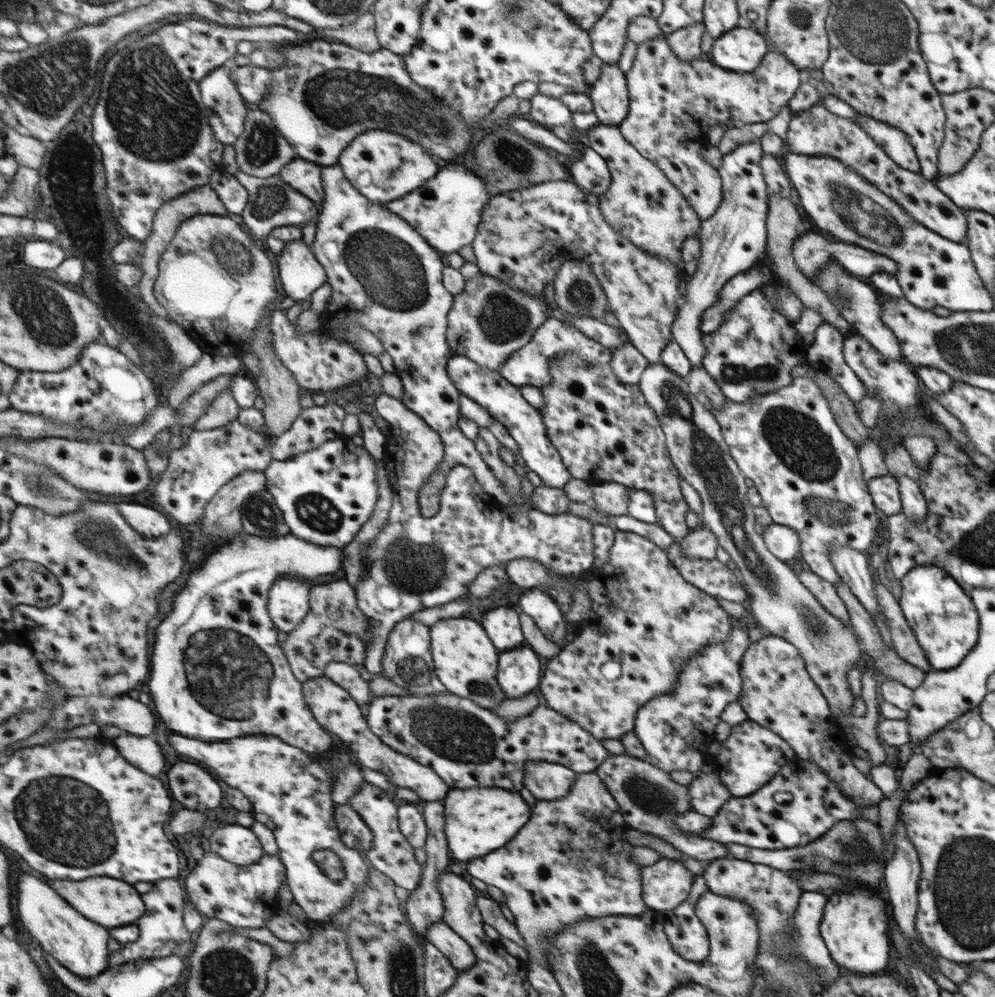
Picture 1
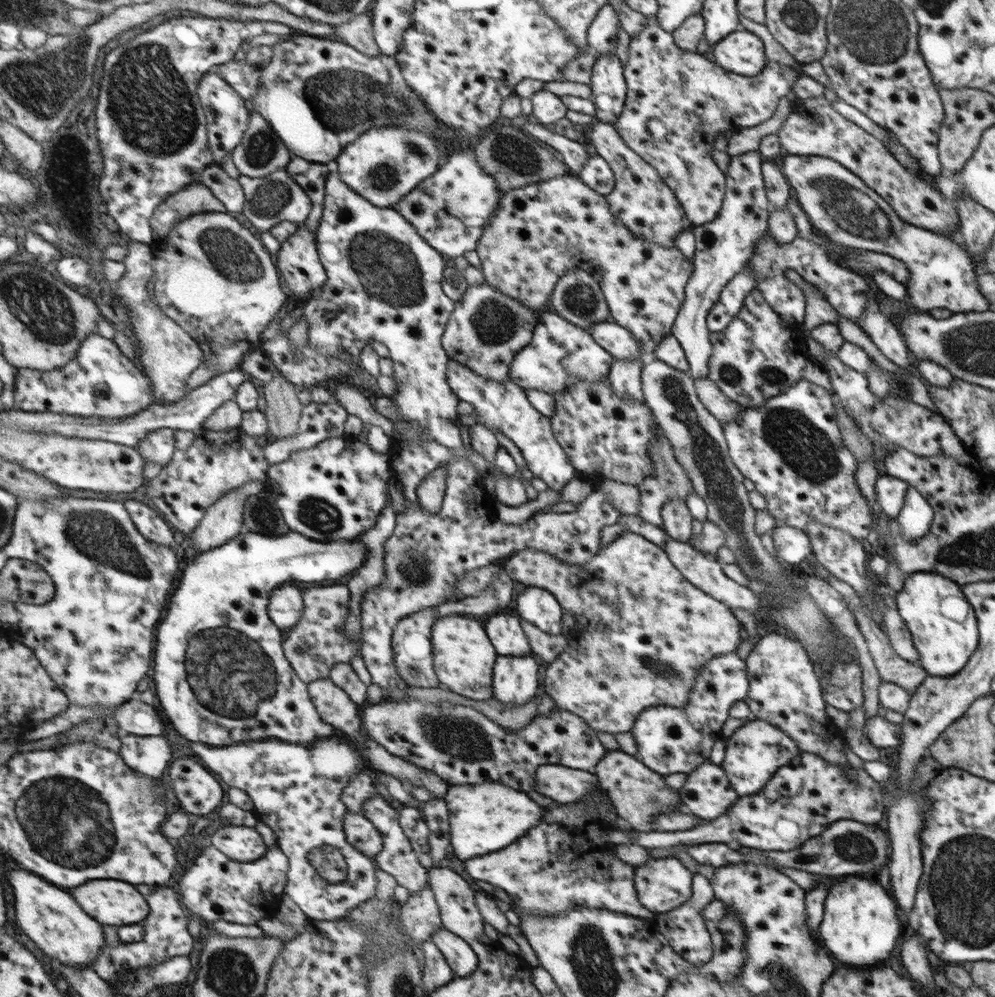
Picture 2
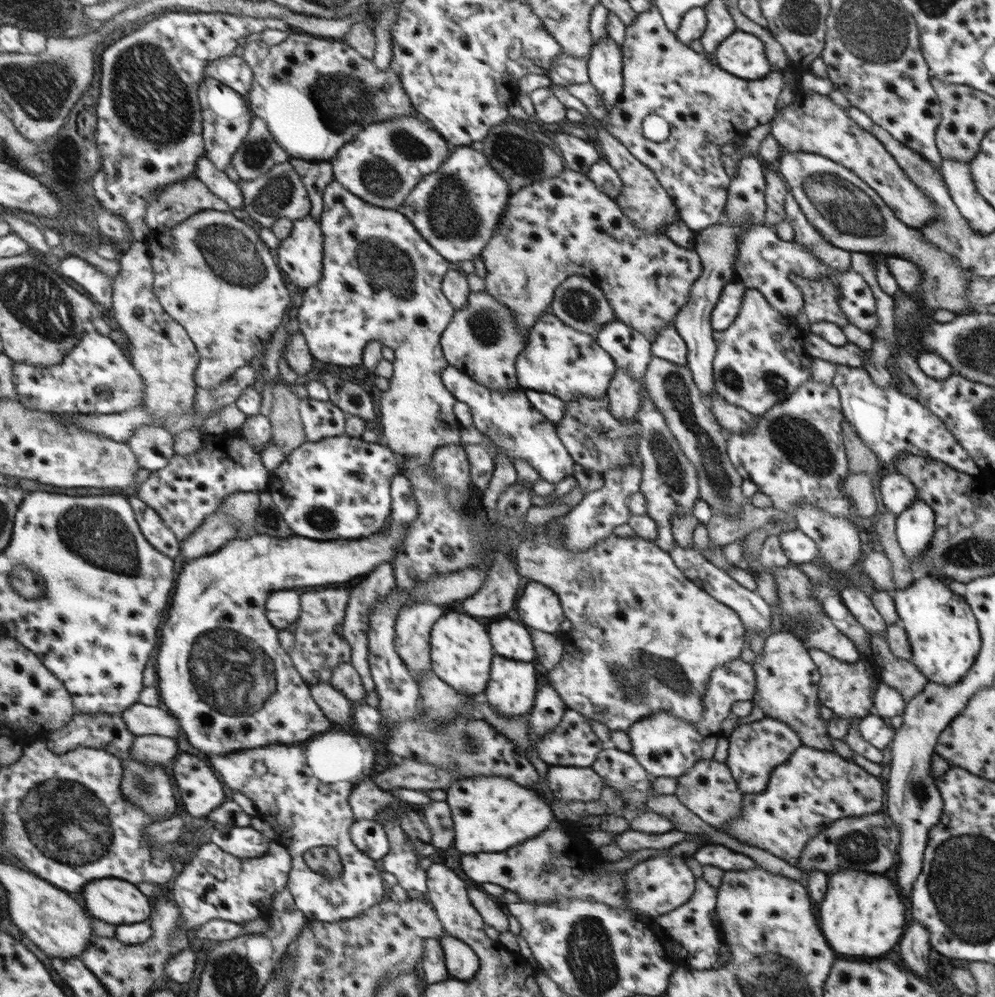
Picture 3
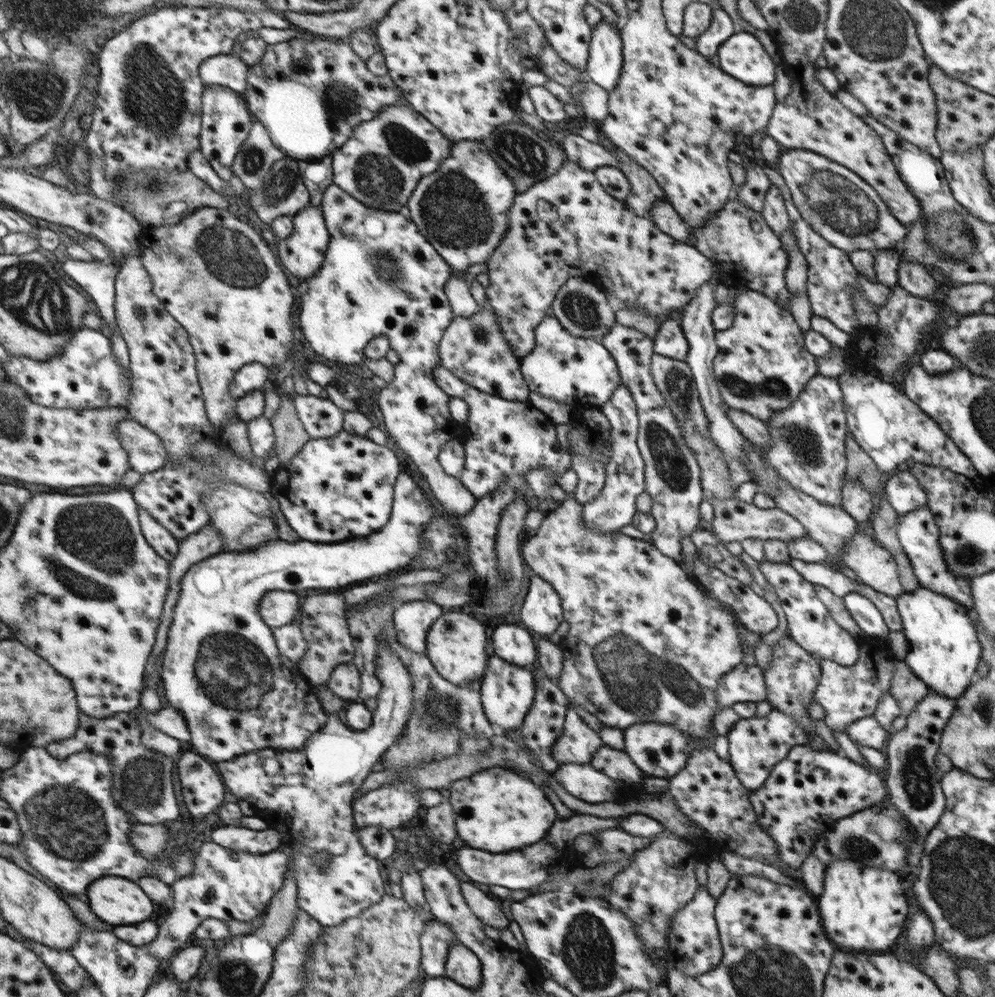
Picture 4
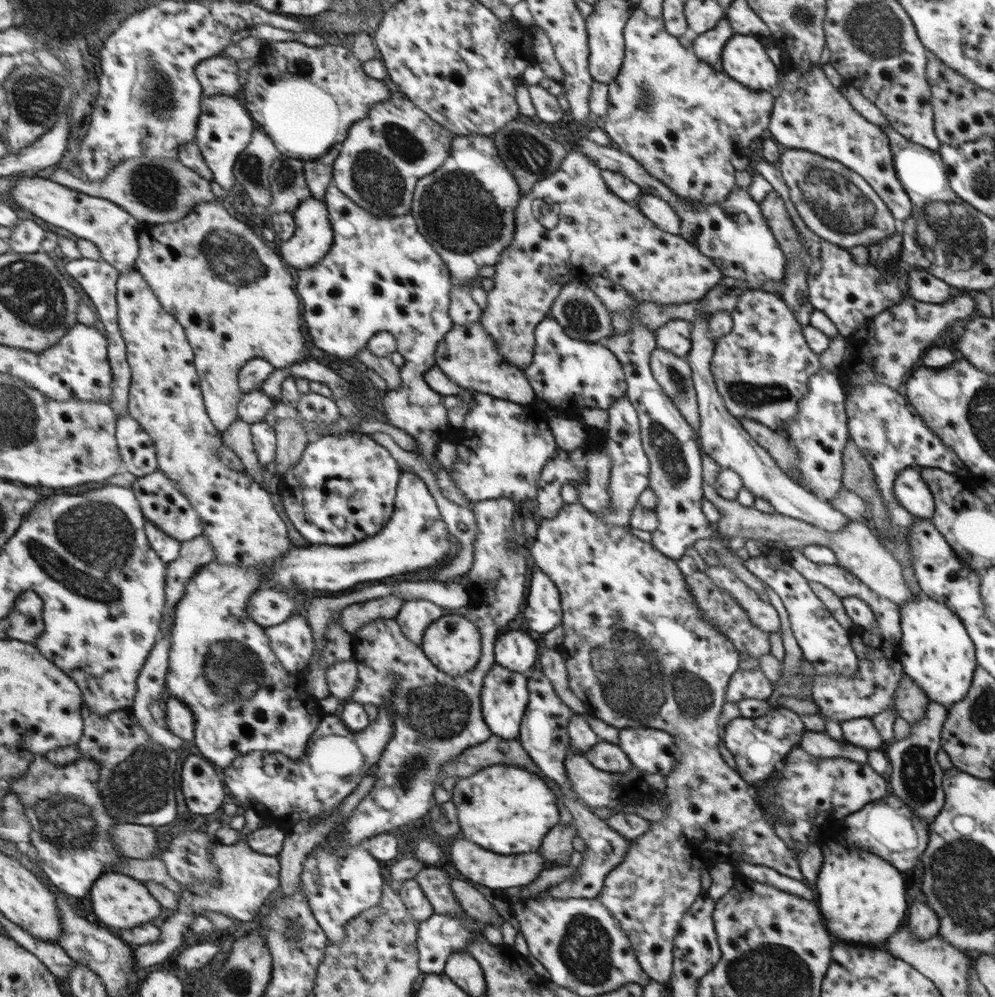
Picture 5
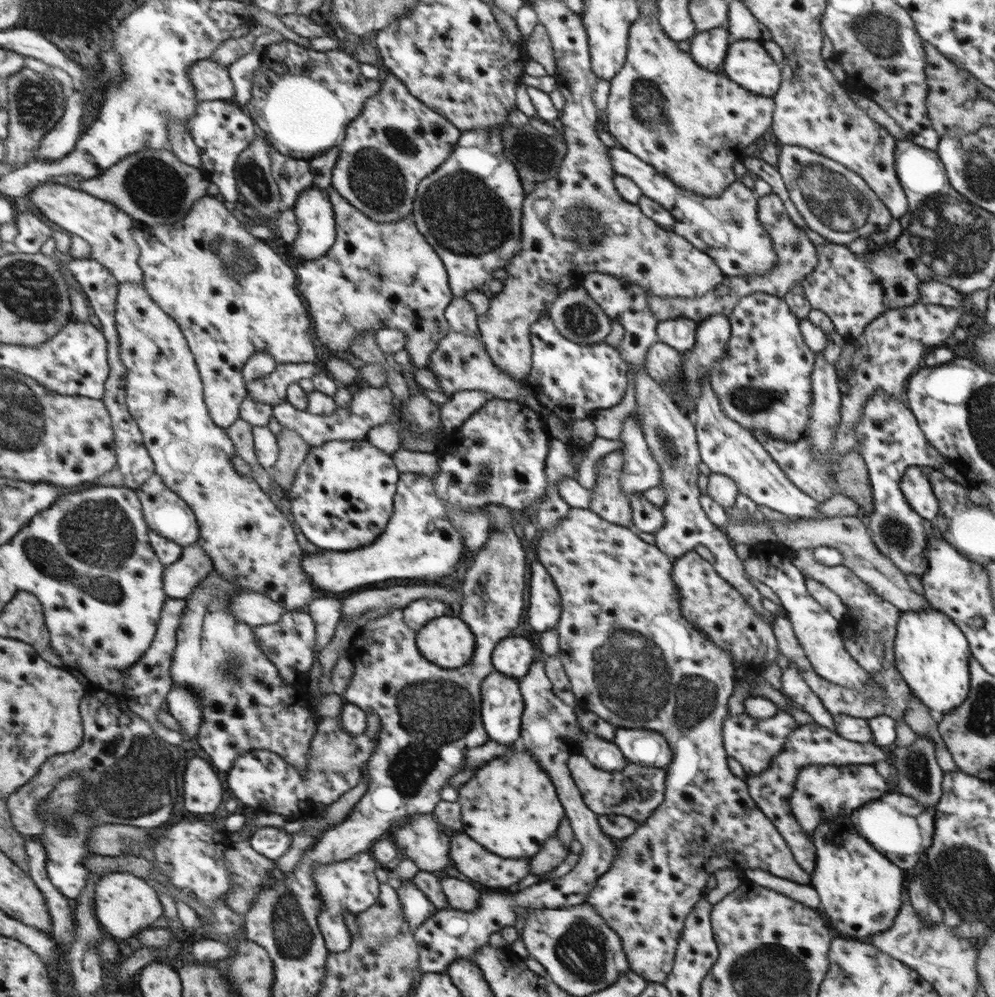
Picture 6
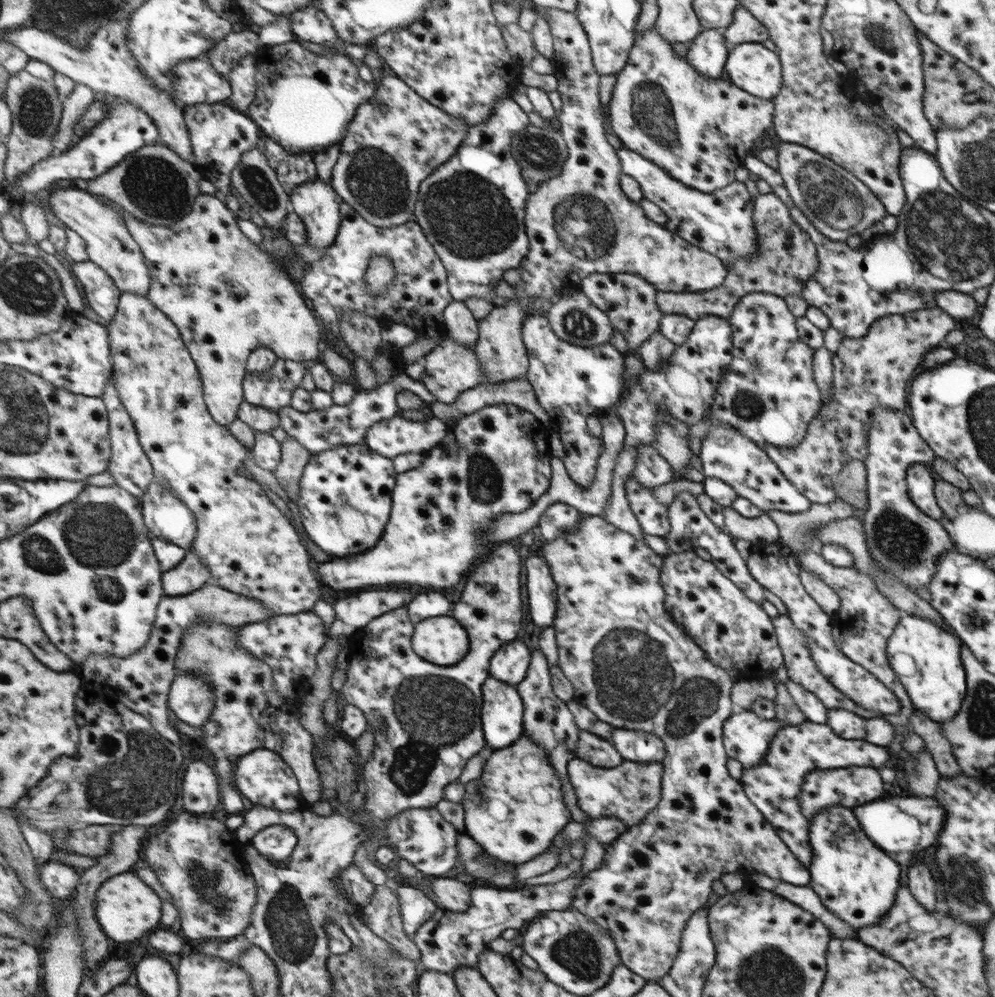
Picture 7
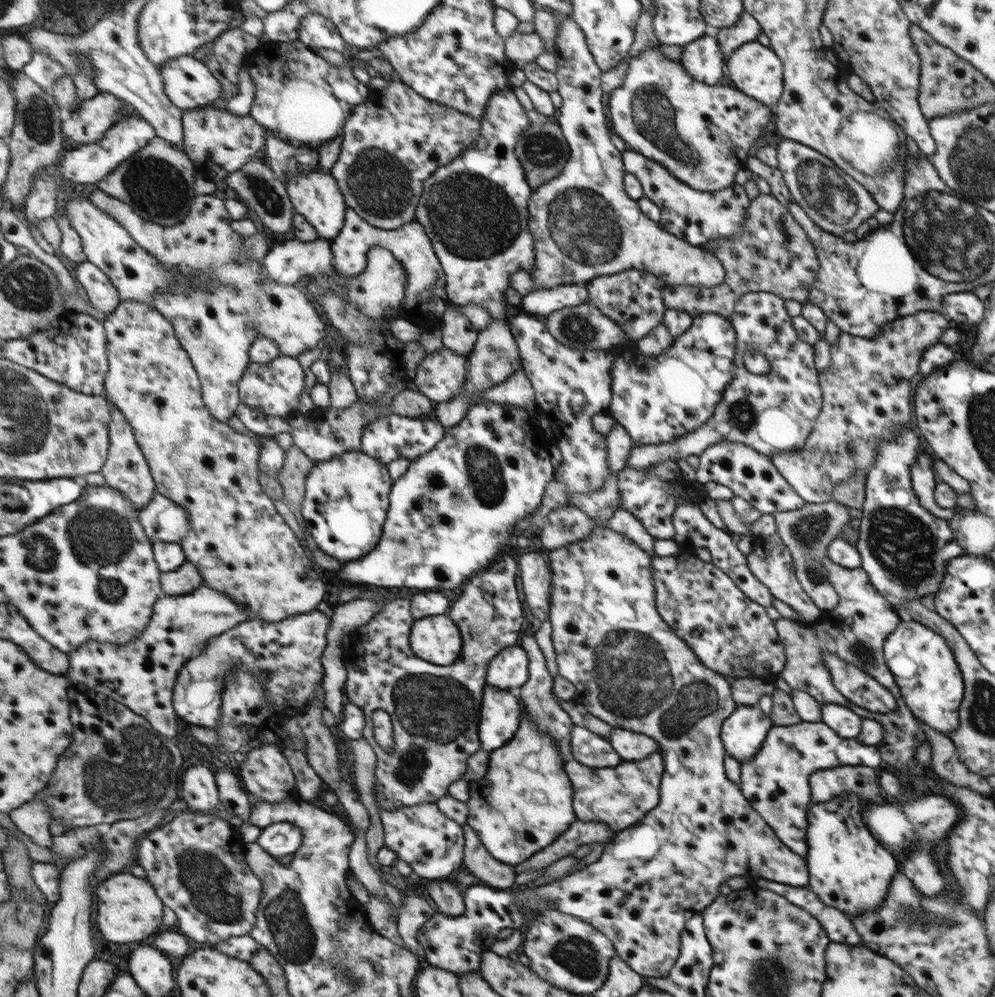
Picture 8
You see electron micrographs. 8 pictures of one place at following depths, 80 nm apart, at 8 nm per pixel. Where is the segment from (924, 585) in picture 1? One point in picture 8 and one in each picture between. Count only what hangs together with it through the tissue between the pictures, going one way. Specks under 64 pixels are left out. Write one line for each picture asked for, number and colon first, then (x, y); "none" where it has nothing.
2: (943, 628)
3: (943, 634)
4: (943, 651)
5: (936, 652)
6: (930, 651)
7: (926, 658)
8: (929, 680)

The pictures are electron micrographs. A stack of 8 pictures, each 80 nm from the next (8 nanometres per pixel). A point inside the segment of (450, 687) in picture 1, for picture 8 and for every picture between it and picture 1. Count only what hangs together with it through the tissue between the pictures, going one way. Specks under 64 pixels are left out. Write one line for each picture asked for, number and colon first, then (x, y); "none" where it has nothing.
2: (463, 658)
3: (461, 653)
4: (456, 645)
5: (452, 643)
6: (448, 642)
7: (442, 640)
8: (436, 639)

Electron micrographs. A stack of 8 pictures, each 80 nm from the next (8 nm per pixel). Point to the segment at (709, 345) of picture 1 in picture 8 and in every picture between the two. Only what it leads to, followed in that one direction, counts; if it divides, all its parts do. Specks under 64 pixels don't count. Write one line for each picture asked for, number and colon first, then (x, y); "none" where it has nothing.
2: (758, 355)
3: (759, 361)
4: (761, 366)
5: (761, 367)
6: (763, 382)
7: (768, 394)
8: (771, 412)

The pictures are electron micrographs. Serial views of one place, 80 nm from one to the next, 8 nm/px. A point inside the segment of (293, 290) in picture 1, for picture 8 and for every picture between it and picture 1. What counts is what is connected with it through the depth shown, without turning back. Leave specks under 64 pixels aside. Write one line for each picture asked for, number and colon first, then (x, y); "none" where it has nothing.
2: (299, 260)
3: (301, 256)
4: (304, 252)
5: (315, 236)
6: (314, 209)
7: (319, 205)
8: (317, 196)

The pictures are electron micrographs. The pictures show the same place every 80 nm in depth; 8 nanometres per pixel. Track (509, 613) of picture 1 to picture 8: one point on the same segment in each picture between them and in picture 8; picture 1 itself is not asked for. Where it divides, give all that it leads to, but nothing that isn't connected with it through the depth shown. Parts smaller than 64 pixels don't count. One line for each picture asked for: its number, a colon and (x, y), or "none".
2: (503, 629)
3: (509, 639)
4: (514, 645)
5: (514, 650)
6: (513, 656)
7: (509, 665)
8: (508, 669)

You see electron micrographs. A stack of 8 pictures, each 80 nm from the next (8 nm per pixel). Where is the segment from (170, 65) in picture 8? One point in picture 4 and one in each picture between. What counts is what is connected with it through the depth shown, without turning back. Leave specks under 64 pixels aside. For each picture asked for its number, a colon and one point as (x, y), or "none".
4: (231, 71)
5: (219, 75)
6: (212, 80)
7: (197, 81)

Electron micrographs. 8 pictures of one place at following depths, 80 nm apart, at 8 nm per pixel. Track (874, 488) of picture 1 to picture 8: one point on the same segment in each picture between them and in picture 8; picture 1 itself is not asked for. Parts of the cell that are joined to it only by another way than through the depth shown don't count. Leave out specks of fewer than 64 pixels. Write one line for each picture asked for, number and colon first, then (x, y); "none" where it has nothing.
2: (889, 492)
3: (896, 493)
4: (902, 492)
5: (912, 492)
6: (917, 492)
7: (920, 480)
8: (923, 479)

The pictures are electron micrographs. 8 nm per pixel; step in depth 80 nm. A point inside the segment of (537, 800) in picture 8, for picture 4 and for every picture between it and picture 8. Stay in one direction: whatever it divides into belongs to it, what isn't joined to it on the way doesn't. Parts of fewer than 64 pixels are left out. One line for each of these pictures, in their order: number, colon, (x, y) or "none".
4: (498, 810)
5: (507, 809)
6: (530, 811)
7: (522, 768)

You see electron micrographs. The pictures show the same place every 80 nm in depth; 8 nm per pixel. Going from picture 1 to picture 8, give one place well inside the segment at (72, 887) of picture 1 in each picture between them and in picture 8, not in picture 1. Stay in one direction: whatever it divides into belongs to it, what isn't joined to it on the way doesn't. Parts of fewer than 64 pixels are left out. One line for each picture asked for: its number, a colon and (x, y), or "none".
2: (115, 903)
3: (117, 902)
4: (117, 901)
5: (122, 902)
6: (126, 904)
7: (127, 908)
8: (129, 910)

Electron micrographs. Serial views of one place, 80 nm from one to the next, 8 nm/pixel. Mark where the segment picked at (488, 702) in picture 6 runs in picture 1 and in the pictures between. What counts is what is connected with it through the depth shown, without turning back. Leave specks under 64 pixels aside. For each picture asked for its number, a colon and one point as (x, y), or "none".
1: (518, 669)
2: (514, 677)
3: (511, 687)
4: (506, 693)
5: (504, 697)

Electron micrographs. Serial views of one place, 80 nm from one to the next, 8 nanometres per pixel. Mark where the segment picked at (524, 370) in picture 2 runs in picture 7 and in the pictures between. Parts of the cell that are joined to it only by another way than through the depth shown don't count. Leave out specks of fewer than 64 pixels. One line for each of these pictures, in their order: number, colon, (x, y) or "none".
3: (557, 360)
4: (575, 371)
5: (564, 371)
6: (570, 380)
7: (571, 383)

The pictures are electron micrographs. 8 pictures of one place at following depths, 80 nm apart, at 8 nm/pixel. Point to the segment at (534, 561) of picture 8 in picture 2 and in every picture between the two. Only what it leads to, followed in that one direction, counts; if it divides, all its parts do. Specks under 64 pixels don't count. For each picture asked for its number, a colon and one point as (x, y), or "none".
2: (535, 604)
3: (538, 606)
4: (540, 612)
5: (542, 613)
6: (543, 610)
7: (541, 588)

